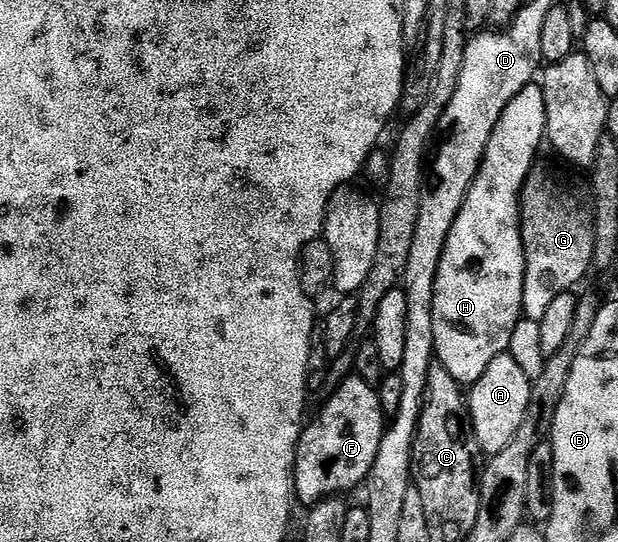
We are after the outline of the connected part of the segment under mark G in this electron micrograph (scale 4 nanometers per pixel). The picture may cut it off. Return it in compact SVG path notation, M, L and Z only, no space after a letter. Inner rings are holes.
M533 171L524 182L522 194L524 239L524 312L530 321L540 321L558 295L575 290L576 284L593 268L595 231L593 214L583 209L558 182Z

